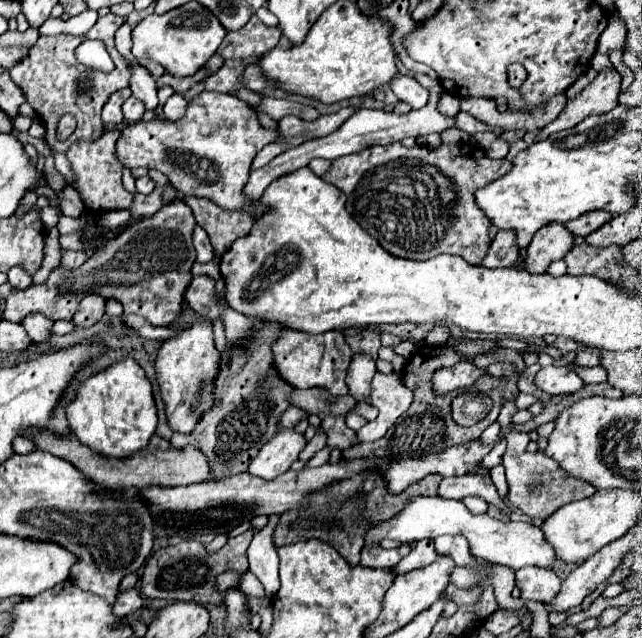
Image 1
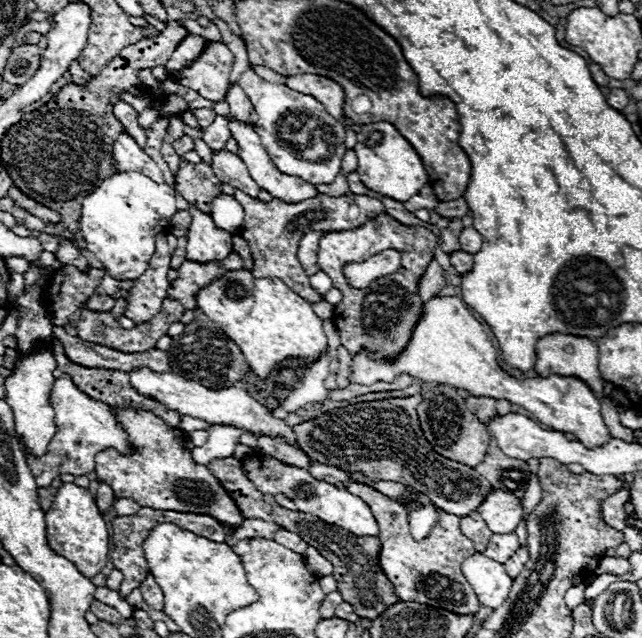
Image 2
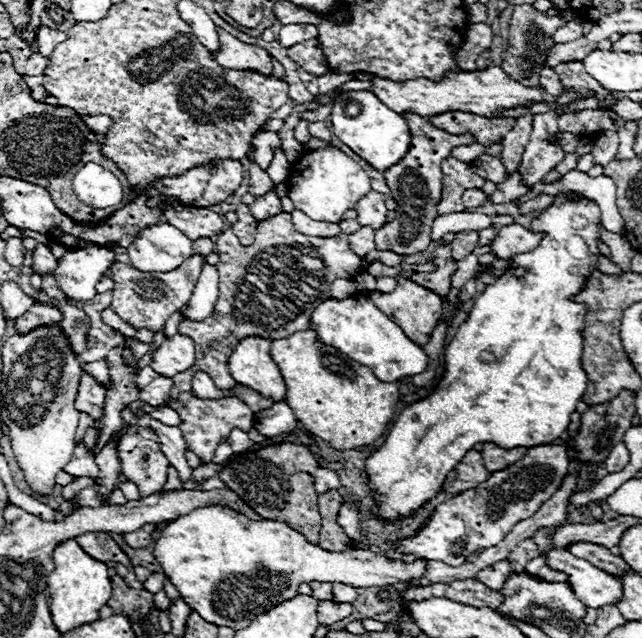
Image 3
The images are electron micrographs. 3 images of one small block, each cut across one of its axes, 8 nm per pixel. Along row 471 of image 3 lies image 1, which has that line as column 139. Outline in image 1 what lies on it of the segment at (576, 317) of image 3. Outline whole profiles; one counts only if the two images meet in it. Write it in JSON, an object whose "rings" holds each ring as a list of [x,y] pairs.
{"rings":[[[122,360],[88,378],[80,386],[76,400],[68,406],[66,416],[76,438],[106,458],[130,458],[144,450],[158,426],[152,384],[144,368],[134,360]]]}

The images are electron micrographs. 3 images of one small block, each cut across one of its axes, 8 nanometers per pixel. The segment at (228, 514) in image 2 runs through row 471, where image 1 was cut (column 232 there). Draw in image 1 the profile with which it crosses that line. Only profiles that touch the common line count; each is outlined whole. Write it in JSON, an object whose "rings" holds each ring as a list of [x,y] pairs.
{"rings":[[[202,92],[190,100],[182,120],[150,120],[128,124],[116,142],[116,158],[124,168],[154,168],[168,176],[182,194],[214,200],[226,210],[248,210],[256,218],[260,204],[248,206],[242,188],[260,148],[272,142],[272,130],[260,126],[254,108],[232,94]]]}

